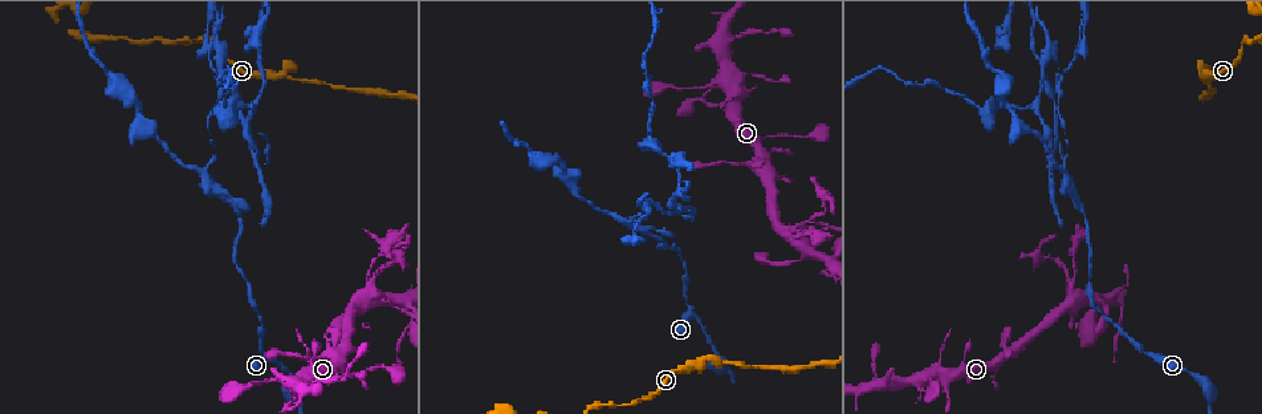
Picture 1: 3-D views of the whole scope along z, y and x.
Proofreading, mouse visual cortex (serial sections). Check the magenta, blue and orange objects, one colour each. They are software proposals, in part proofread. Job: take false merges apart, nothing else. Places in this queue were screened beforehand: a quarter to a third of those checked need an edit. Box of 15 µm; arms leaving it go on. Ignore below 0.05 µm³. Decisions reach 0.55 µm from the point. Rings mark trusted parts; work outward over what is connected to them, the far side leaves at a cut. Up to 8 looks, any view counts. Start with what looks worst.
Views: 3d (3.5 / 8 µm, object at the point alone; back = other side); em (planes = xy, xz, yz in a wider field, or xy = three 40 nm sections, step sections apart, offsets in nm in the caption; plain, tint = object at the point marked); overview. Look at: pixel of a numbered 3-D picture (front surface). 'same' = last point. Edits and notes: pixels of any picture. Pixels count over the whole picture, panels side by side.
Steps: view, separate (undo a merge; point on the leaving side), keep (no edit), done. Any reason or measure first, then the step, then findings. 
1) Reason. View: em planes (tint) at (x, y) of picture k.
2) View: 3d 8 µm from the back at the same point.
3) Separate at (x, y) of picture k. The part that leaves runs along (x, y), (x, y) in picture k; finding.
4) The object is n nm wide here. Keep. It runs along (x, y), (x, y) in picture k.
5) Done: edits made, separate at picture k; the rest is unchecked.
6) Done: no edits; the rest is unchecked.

Three-way junction. View: 3d 3.5 µm at (626, 220) of picture 1.

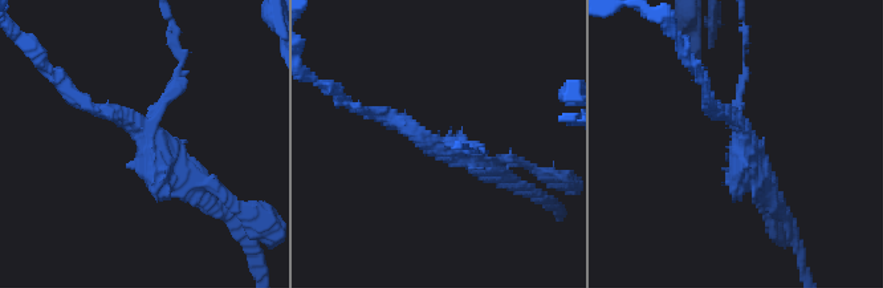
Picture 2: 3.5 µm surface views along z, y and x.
3 arms meet here; the arms are 100, 150, 250 nm wide; now the EM. View: em xy step 2 (tint) at (447, 142) of picture 2.

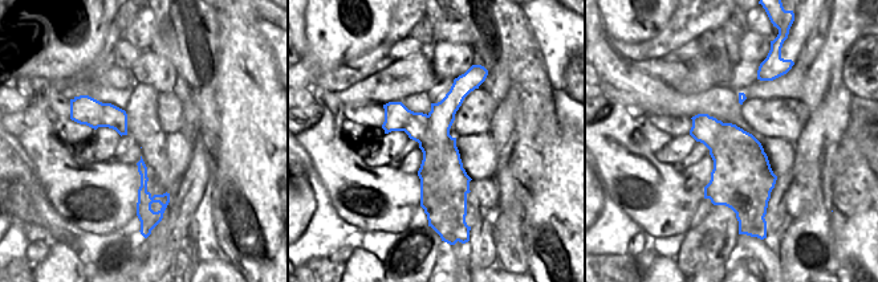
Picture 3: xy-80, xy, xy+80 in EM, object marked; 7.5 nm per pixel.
Another direction. View: em planes (tint) at the same point.

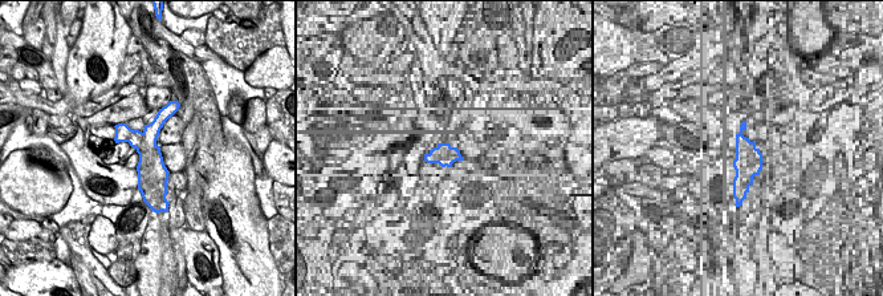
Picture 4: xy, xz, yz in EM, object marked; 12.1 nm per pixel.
Separate at (552, 173) of picture 2. The part that leaves runs along (173, 161), (149, 128), (180, 59) in picture 2; a second cell is stuck on.

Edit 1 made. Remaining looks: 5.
Arms part here. View: 3d 8 µm at (710, 359) of picture 1.

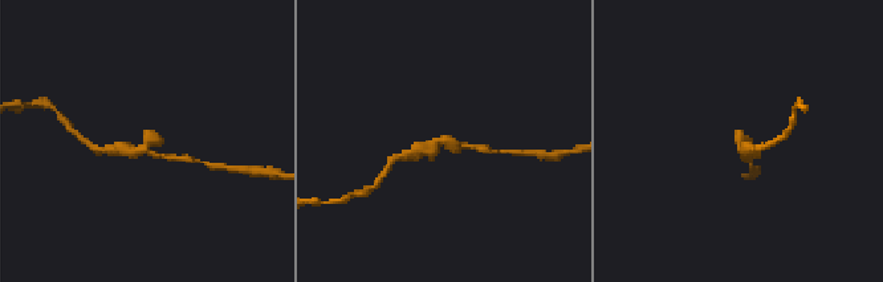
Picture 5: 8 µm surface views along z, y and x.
Shape alone is not enough. View: em planes (tint) at (142, 155) of picture 5.

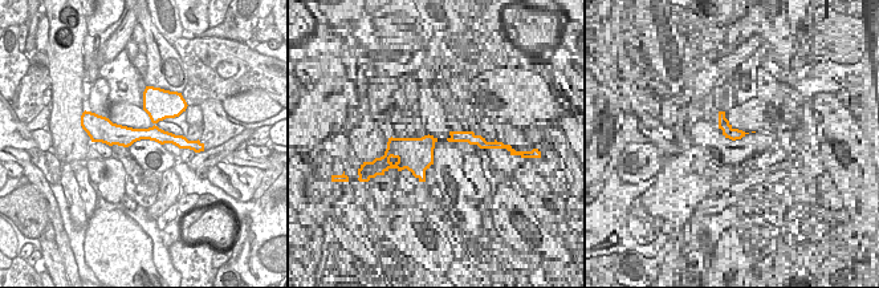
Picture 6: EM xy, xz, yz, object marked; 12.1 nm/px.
Keep. It runs along (409, 155), (442, 142), (480, 148) in picture 5; all the same cell.

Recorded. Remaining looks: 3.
Narrows sharply. View: 3d 3.5 µm at (294, 393) of picture 1.

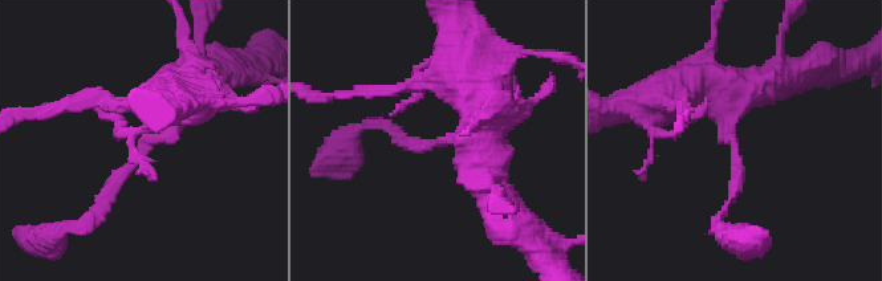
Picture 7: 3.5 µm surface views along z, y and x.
The arms are 100, 350 nm wide. View: em xy step 5 (tint) at (438, 142) of picture 7.

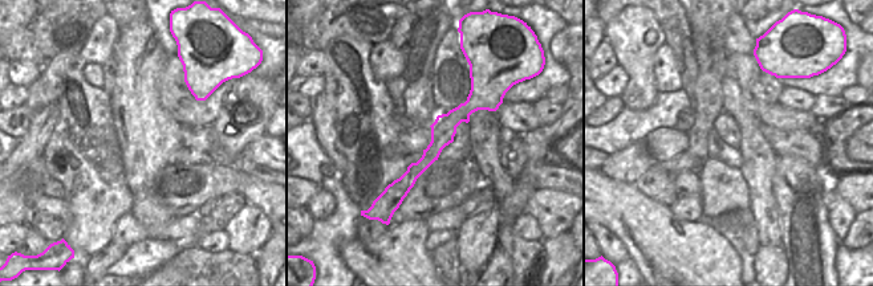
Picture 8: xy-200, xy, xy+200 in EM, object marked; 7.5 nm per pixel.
Keep. It runs along (476, 84), (476, 98), (394, 195) in picture 8; one cell here.

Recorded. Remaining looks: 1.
Narrows sharply. View: 3d 3.5 µm at (338, 353) of picture 1.

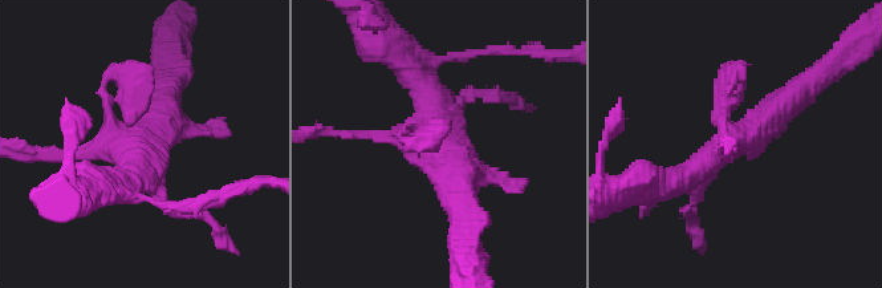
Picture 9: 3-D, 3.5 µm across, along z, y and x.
Keep. It runs along (654, 187), (691, 175), (783, 106) in picture 9; all the same cell.

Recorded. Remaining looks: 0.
Done: edits made, separate at picture 2; the rest is unchecked.

